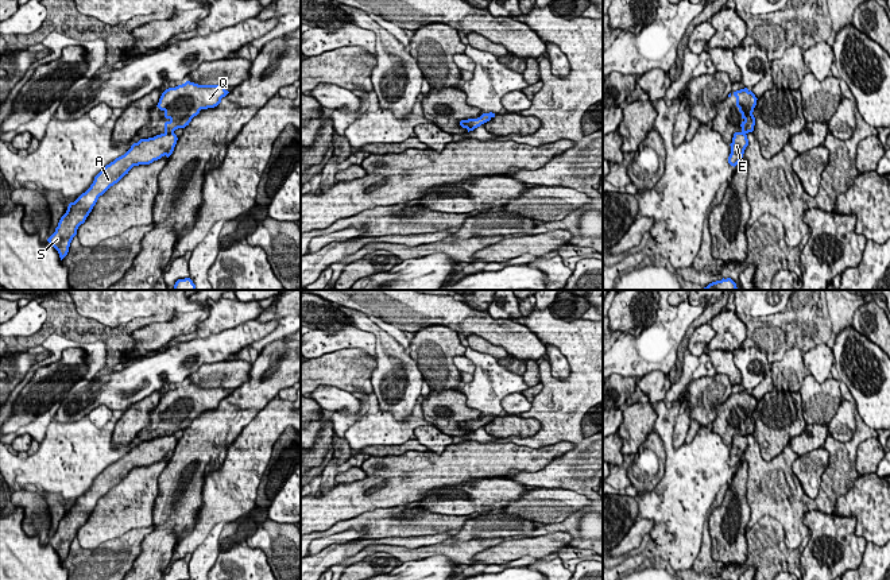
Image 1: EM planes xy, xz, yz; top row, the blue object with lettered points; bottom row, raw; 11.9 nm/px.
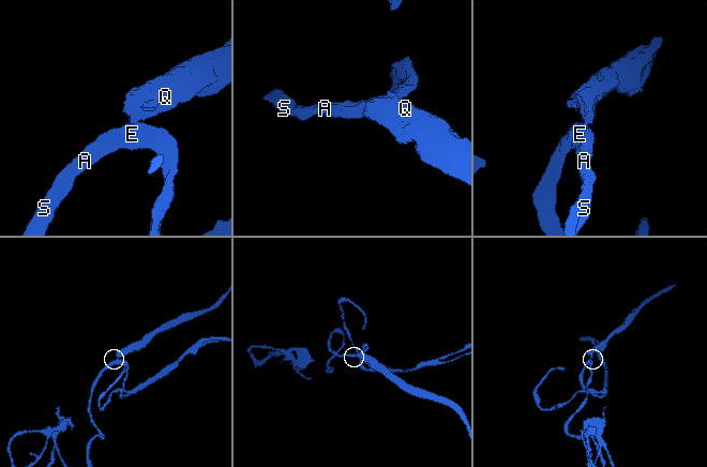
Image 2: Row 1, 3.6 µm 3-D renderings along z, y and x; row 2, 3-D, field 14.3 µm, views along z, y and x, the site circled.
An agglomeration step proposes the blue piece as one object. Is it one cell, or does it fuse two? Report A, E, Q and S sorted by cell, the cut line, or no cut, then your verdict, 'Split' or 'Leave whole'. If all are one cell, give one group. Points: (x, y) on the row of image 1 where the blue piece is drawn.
Groups: A E S / Q. Split along xy (165, 131), (173, 132). Split

